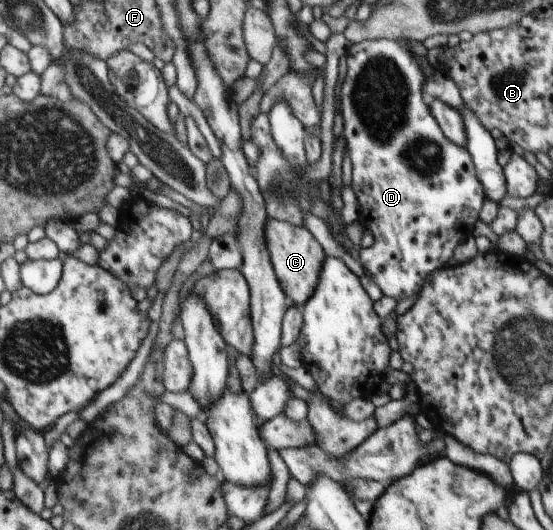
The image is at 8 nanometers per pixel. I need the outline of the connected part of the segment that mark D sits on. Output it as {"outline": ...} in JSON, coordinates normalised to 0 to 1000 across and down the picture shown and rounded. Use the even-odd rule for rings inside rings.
{"outline":[[[684,74],[638,81],[627,102],[627,143],[617,168],[617,217],[620,217],[620,260],[627,268],[627,285],[637,308],[637,343],[635,351],[649,387],[655,391],[651,415],[660,432],[675,440],[676,458],[667,468],[651,468],[649,485],[653,498],[671,517],[667,525],[687,543],[693,558],[700,558],[718,570],[754,557],[765,542],[765,532],[779,513],[805,504],[805,496],[819,485],[823,468],[828,466],[846,447],[854,447],[857,421],[866,413],[866,396],[873,389],[879,368],[873,351],[866,347],[859,332],[859,313],[848,294],[848,287],[837,275],[821,272],[805,258],[794,242],[794,234],[776,211],[772,185],[767,179],[767,158],[770,142],[765,138],[759,119],[738,89],[736,74]]]}

